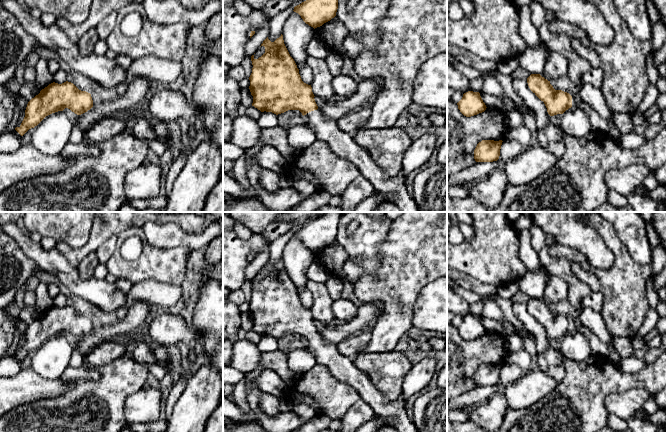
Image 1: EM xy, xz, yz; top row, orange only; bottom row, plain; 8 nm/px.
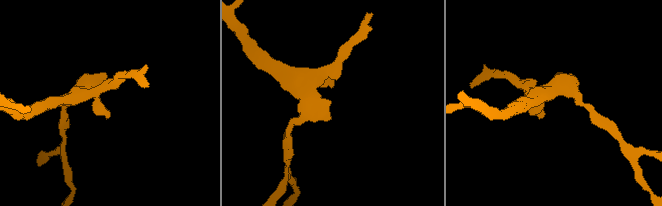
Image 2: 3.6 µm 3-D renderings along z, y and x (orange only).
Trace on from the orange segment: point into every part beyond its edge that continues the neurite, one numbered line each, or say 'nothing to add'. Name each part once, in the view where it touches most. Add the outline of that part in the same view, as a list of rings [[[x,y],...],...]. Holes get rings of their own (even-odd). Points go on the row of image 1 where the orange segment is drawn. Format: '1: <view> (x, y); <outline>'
1: xz (342, 143); [[[318,110],[304,115],[304,122],[315,131],[318,140],[325,142],[338,157],[352,162],[361,175],[368,179],[374,190],[390,195],[391,202],[402,212],[421,212],[408,194],[405,177],[400,171],[389,175],[352,137],[340,130],[335,120],[326,119]]]

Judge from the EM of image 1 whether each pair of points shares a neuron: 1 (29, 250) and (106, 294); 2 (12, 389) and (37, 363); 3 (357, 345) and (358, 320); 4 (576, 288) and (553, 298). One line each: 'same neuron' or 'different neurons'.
1: same neuron
2: different neurons
3: different neurons
4: different neurons

